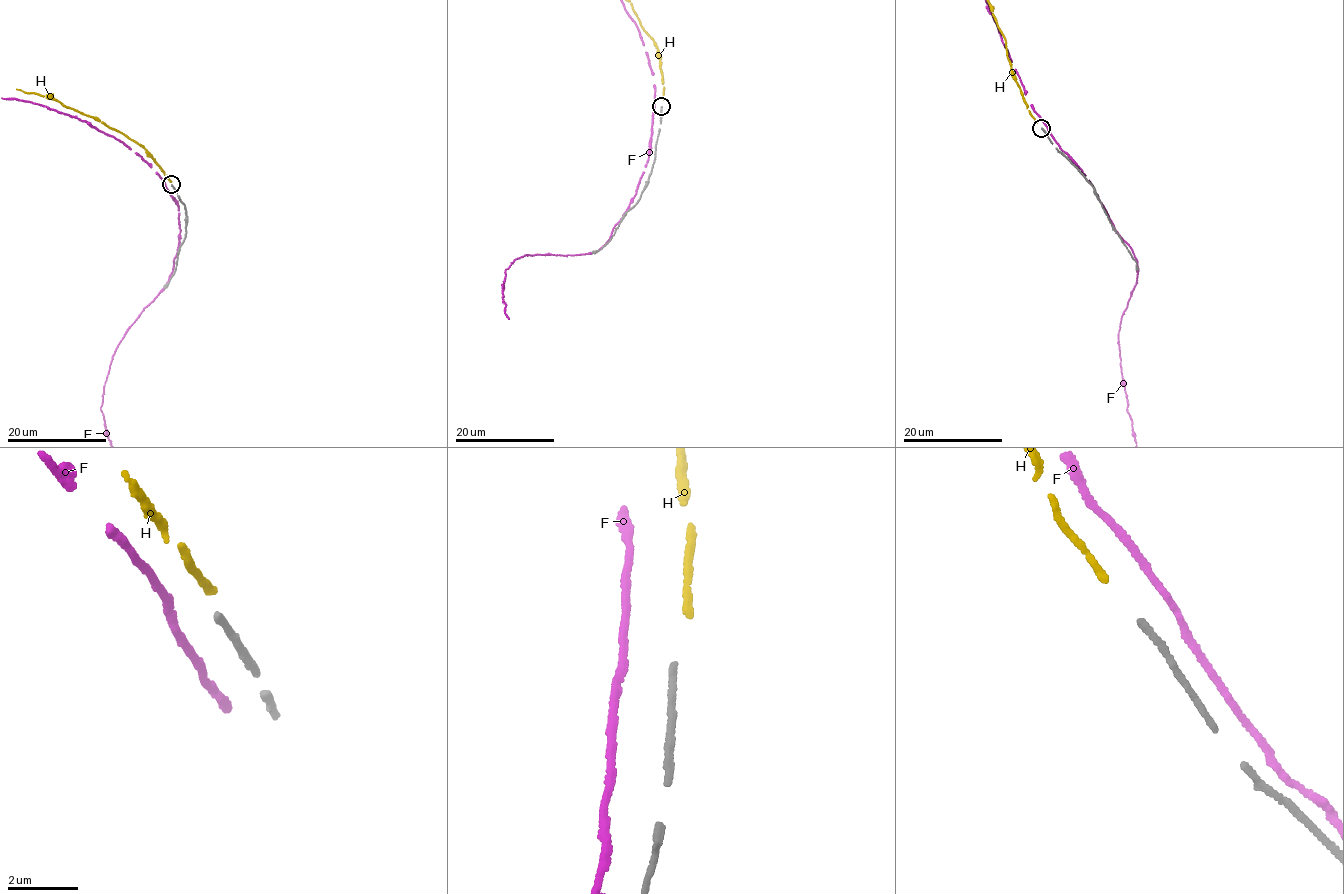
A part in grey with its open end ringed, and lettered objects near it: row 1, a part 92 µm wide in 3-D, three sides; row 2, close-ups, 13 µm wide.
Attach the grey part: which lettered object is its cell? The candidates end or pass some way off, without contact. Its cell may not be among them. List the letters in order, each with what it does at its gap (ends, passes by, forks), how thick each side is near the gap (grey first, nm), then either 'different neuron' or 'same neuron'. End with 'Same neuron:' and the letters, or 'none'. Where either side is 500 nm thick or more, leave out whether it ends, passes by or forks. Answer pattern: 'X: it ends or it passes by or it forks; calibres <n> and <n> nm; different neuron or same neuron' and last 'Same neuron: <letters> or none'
F: it passes by; calibres 190 and 190 nm; different neuron
H: it ends; calibres 190 and 200 nm; different neuron
Same neuron: none

